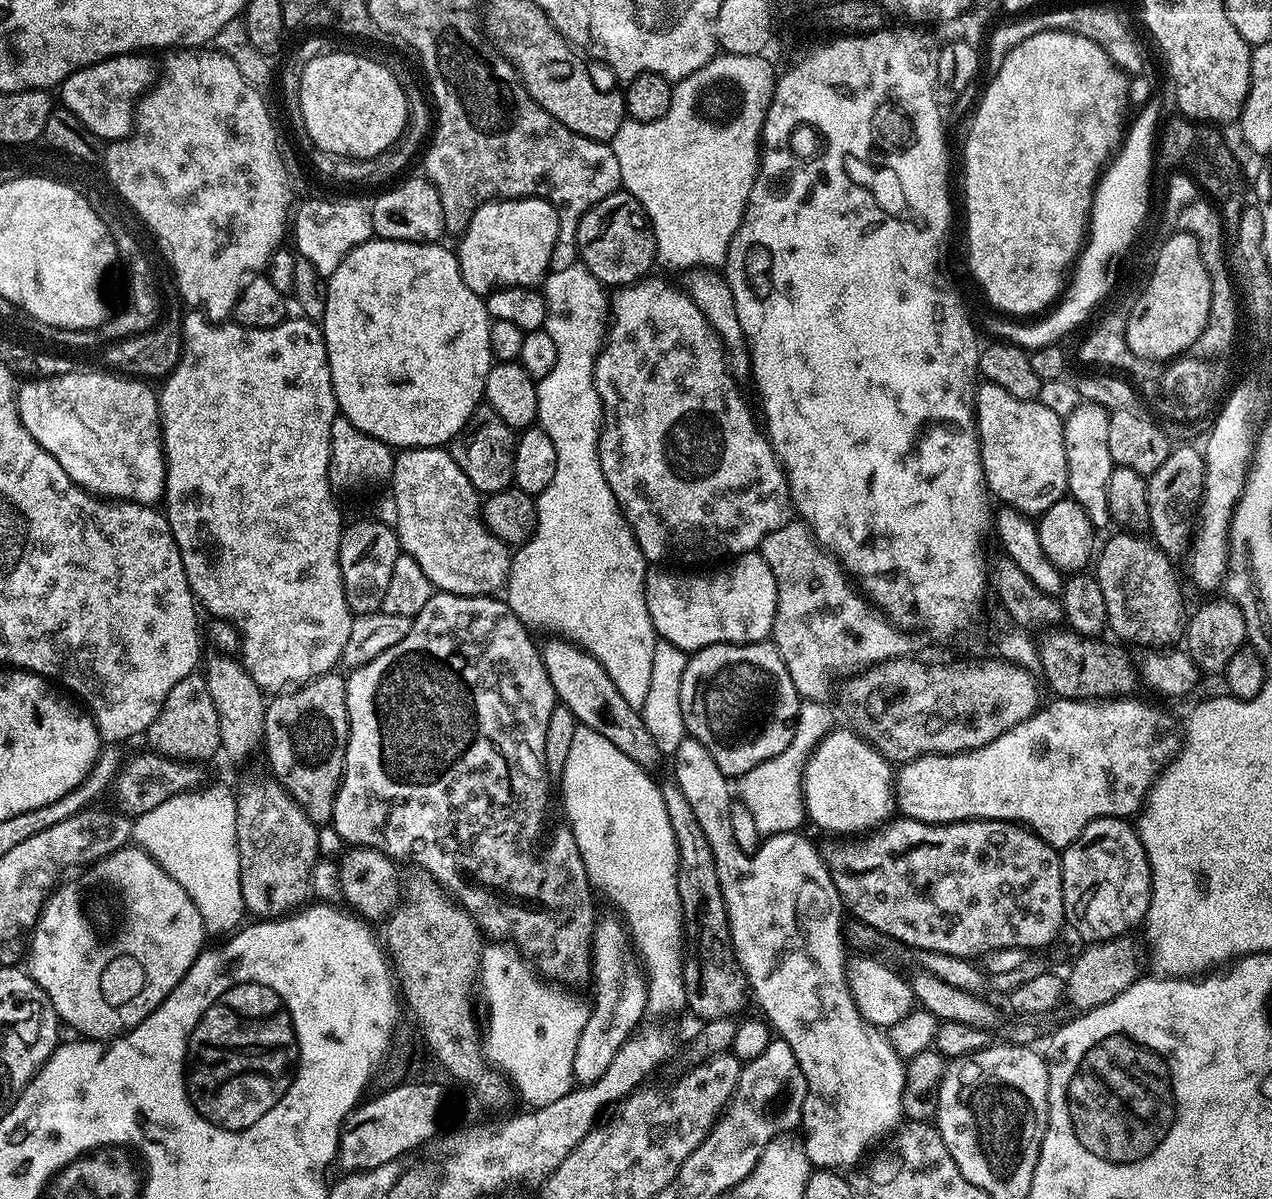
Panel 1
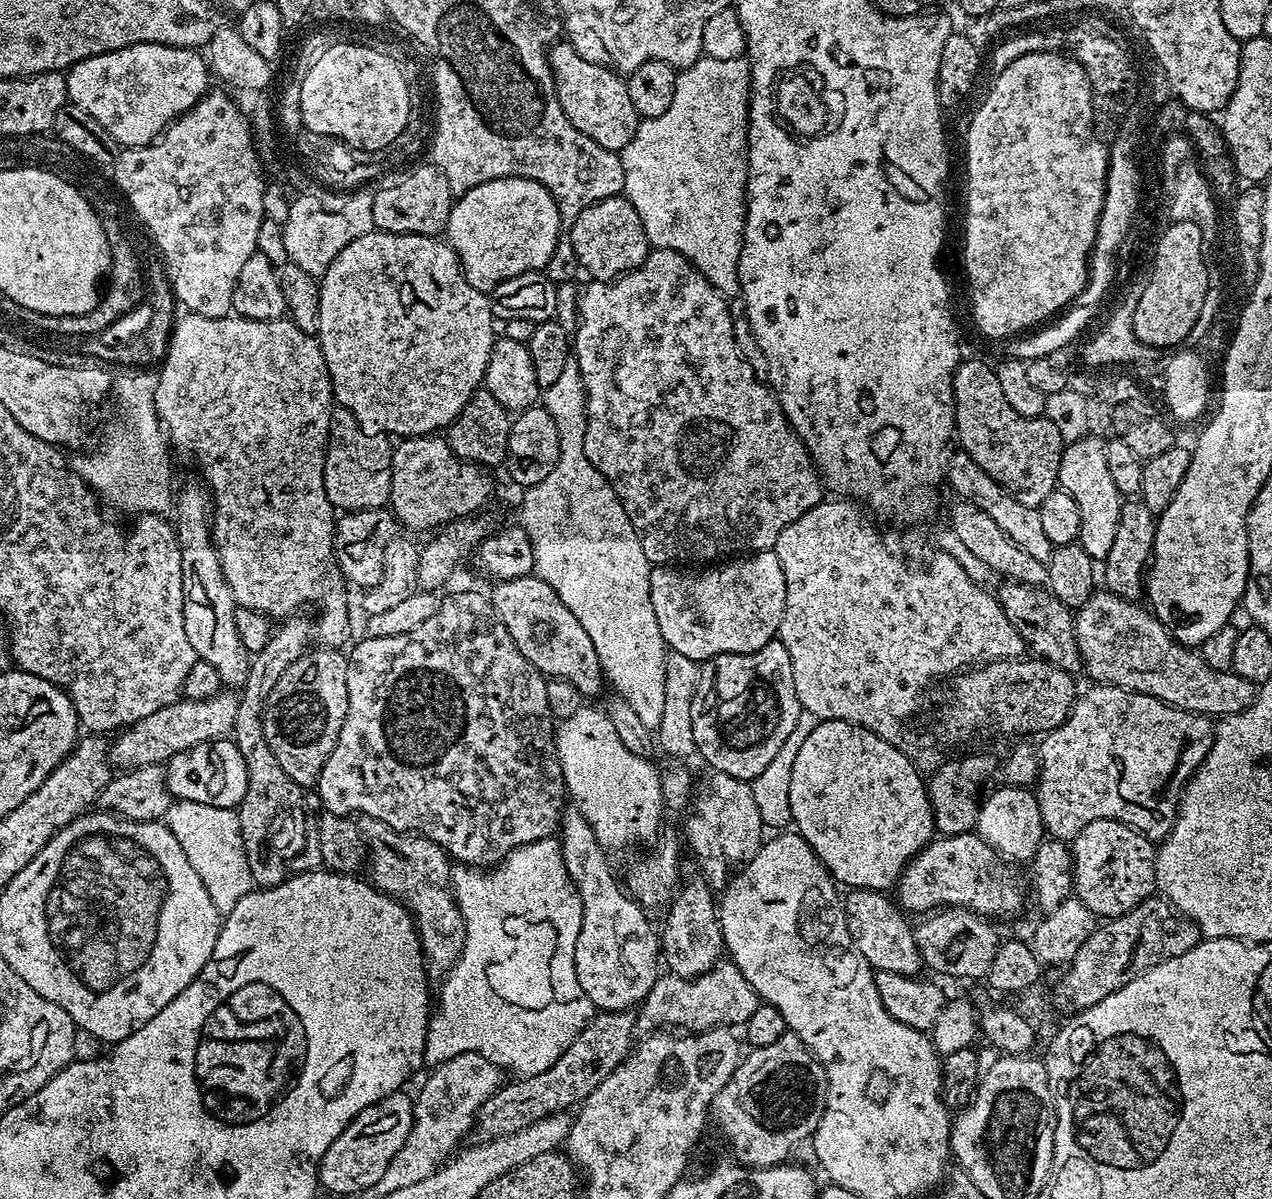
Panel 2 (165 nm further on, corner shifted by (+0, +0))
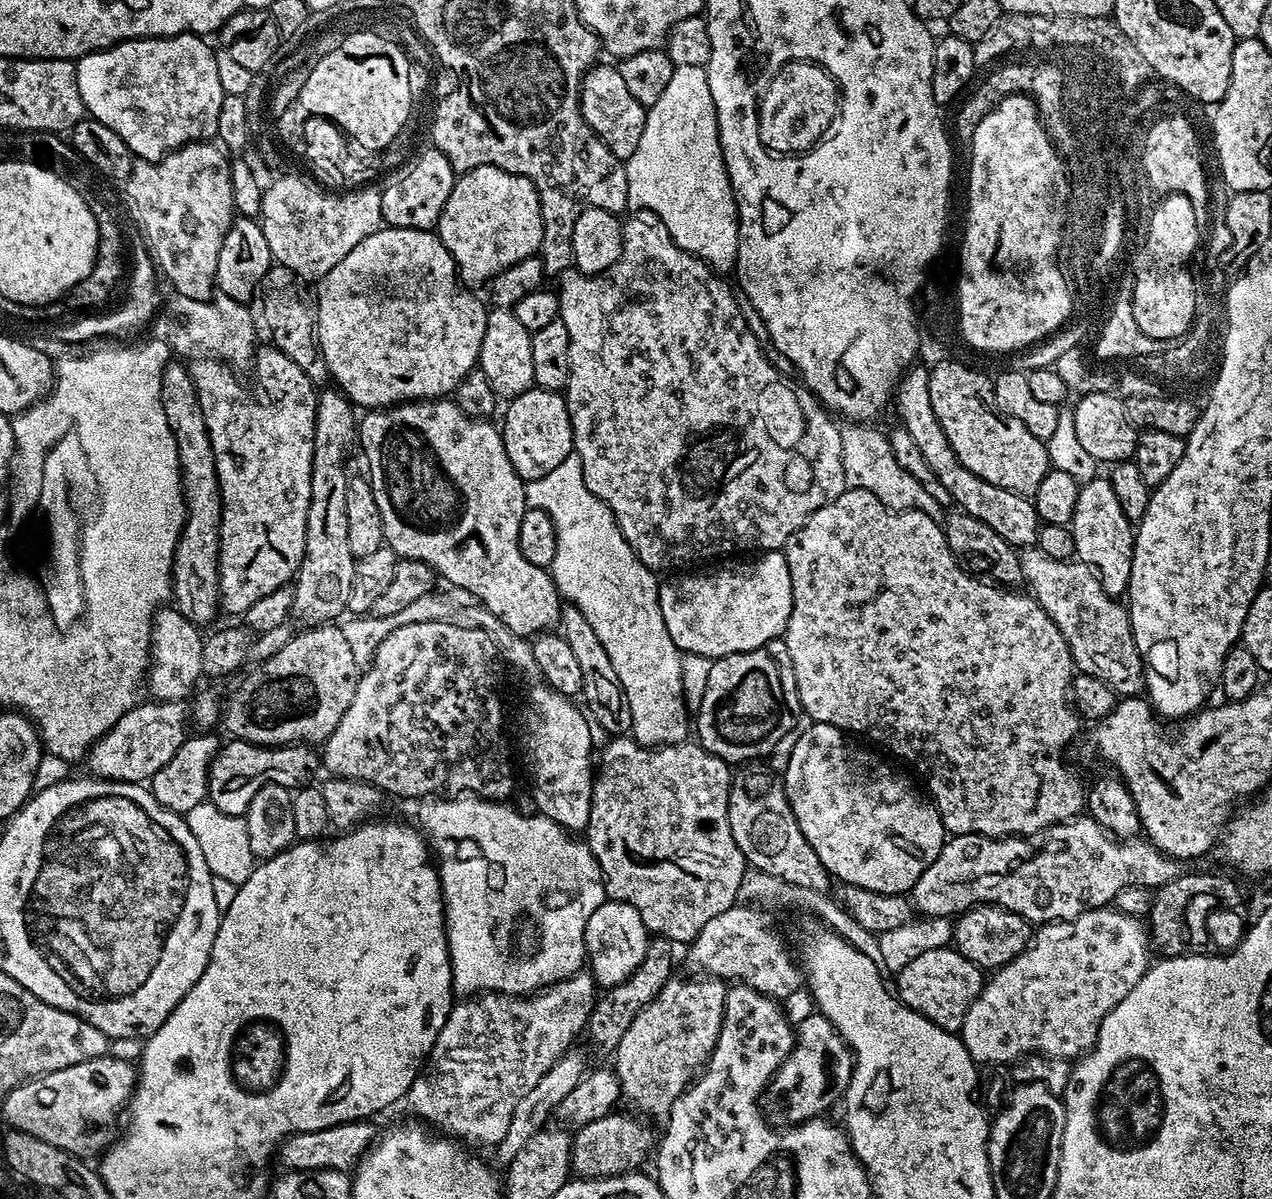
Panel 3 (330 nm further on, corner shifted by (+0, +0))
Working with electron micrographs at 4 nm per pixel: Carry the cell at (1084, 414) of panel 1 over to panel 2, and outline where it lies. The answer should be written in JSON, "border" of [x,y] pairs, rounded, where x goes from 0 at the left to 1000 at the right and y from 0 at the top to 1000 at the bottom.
{"border":[[[861,362],[852,364],[837,373],[833,379],[832,389],[832,404],[844,419],[847,419],[849,430],[849,446],[847,453],[860,469],[866,469],[869,462],[873,462],[873,455],[876,452],[876,445],[879,442],[879,429],[882,415],[879,405],[876,405],[876,399],[873,399],[873,388],[869,386],[869,368],[864,367]]]}

